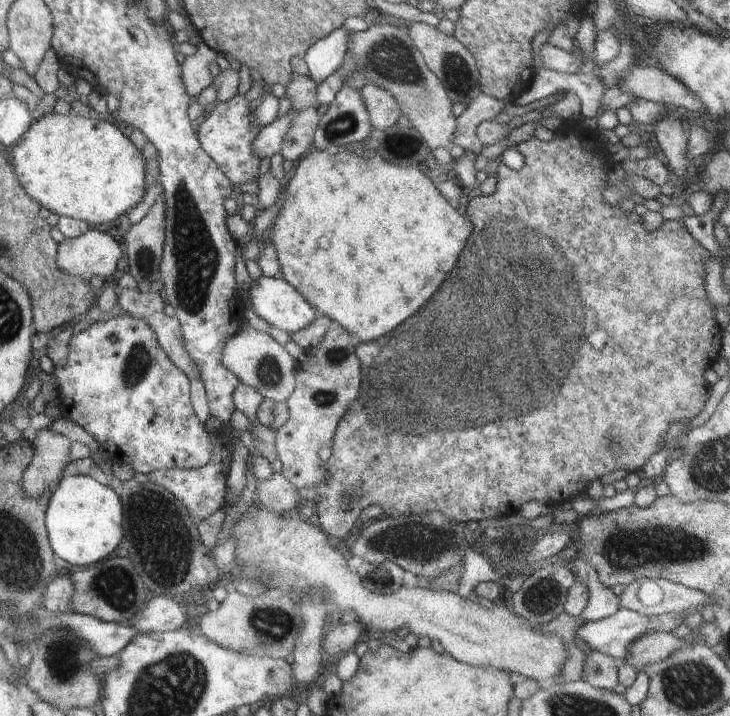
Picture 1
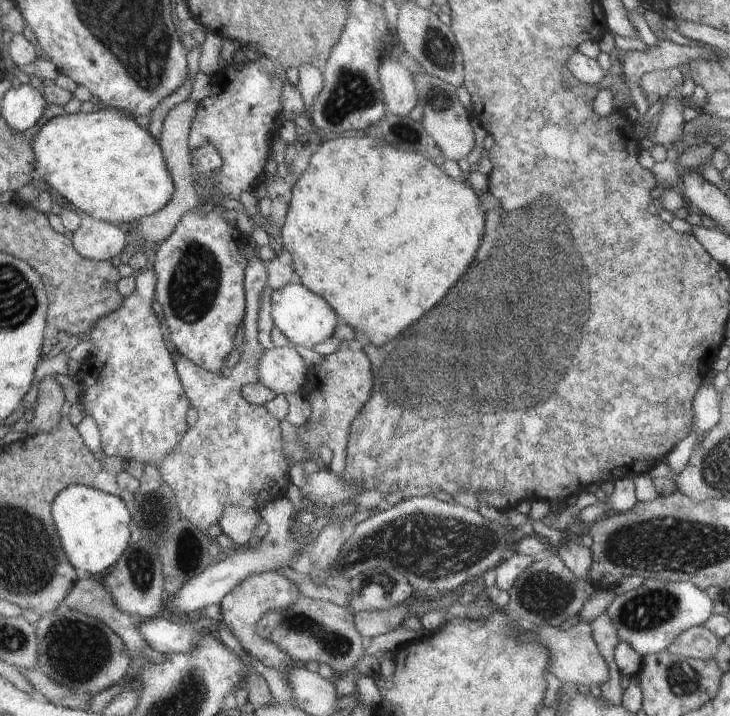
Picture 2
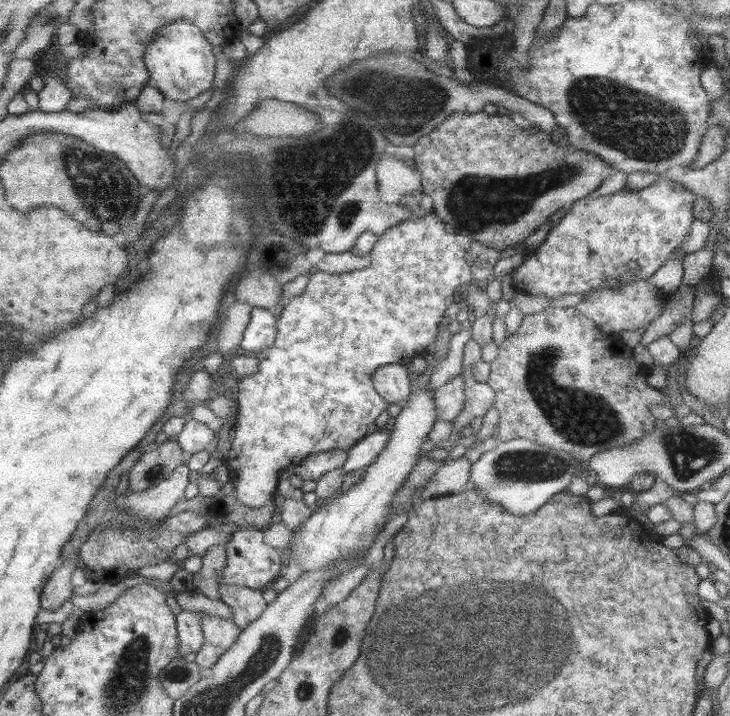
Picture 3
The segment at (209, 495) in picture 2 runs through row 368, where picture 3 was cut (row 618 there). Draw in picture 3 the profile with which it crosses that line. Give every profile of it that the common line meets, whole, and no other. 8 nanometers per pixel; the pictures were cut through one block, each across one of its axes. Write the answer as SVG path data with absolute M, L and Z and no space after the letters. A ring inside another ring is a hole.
M222 584L219 586L219 591L219 600L231 608L232 618L230 620L234 621L238 628L246 628L267 607L266 599L262 598L263 593L260 594L260 591L263 591L261 588L252 590L252 586L236 588L232 584ZM183 610L176 615L176 638L178 638L178 652L180 658L190 653L198 653L204 643L202 634L203 614Z

